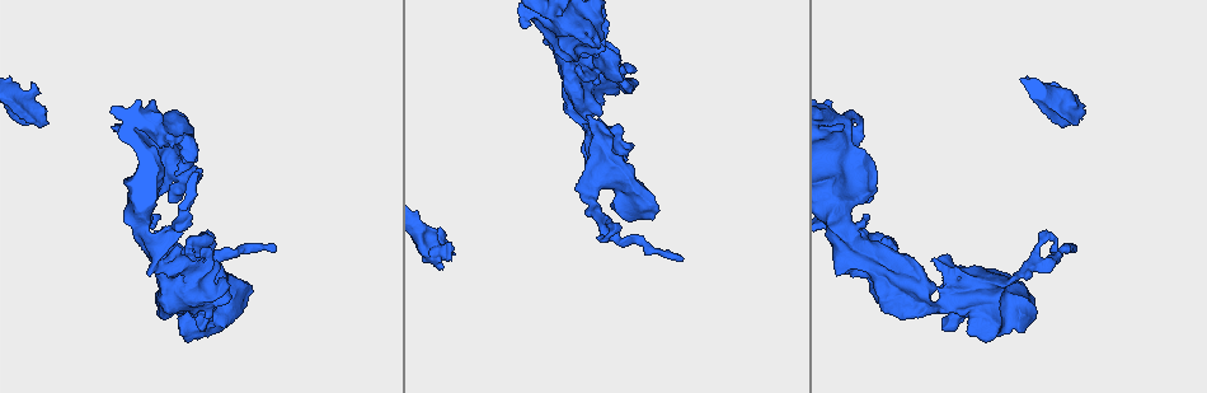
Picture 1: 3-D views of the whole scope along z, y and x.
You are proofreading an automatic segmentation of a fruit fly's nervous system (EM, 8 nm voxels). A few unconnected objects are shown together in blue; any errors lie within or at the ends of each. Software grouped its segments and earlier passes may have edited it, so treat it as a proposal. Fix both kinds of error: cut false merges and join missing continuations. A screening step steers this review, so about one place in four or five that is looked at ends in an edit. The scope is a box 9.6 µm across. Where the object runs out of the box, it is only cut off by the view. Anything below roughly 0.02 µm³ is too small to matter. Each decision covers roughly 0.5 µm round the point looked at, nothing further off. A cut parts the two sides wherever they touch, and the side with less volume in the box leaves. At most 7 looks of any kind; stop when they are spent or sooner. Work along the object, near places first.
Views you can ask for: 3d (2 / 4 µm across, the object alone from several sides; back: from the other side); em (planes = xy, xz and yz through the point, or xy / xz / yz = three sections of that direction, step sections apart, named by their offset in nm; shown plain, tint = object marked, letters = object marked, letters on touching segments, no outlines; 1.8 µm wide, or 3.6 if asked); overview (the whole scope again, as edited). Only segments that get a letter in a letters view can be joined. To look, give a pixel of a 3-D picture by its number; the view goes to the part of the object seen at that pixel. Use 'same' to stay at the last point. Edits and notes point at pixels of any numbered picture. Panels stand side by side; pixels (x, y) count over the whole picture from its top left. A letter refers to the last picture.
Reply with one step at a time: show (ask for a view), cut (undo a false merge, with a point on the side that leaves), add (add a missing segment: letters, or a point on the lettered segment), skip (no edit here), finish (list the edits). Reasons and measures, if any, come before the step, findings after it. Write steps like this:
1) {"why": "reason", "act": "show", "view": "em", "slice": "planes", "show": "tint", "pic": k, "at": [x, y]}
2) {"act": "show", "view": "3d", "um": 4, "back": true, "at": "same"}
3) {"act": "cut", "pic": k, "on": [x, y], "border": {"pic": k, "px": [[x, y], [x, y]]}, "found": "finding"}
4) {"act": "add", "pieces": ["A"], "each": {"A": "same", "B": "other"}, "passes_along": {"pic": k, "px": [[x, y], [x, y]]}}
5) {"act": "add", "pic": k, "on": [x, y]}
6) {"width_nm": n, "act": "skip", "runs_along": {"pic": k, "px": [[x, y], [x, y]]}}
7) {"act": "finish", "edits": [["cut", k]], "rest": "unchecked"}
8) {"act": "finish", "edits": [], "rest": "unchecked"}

{"act": "show", "view": "em", "slice": "planes", "show": "letters", "pic": 1, "at": [32, 81]}

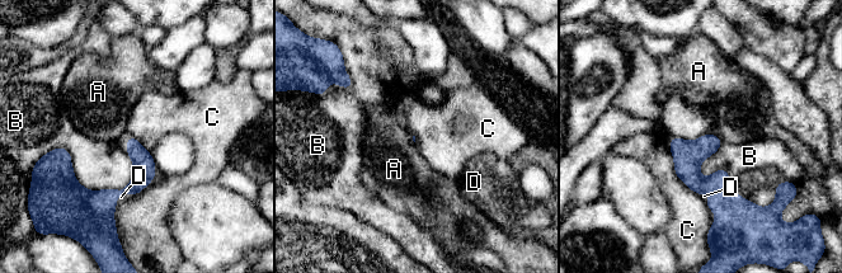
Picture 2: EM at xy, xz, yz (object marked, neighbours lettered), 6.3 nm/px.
{"act": "add", "pieces": ["D"], "each": {"A": "other", "B": "other", "C": "other", "D": "same"}, "passes_along": {"pic": 2, "px": [[739, 222], [714, 192], [704, 196]]}, "found": "it goes on there"}

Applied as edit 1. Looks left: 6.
{"why": "arms run side by side", "act": "show", "view": "em", "slice": "planes", "show": "tint", "pic": 1, "at": [936, 303]}

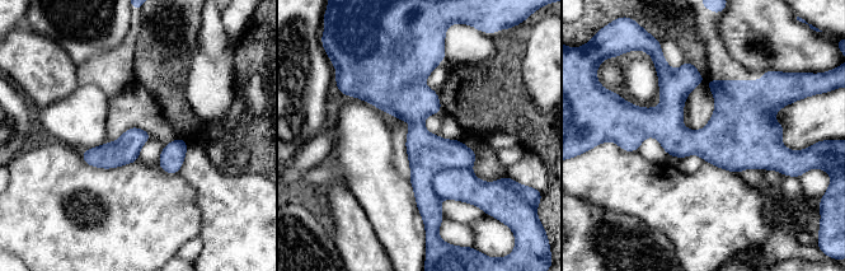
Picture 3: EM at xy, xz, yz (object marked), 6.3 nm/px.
{"why": "see the neighbours", "act": "show", "view": "em", "slice": "planes", "show": "letters", "at": "same"}

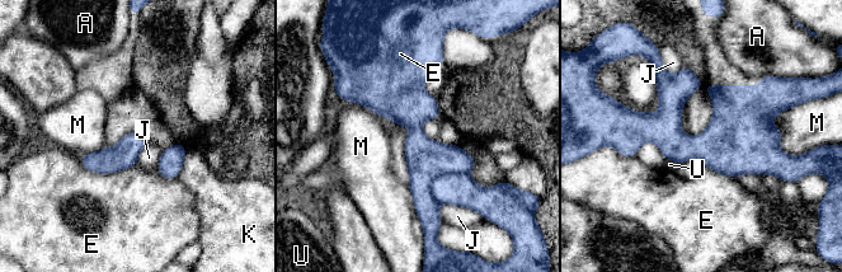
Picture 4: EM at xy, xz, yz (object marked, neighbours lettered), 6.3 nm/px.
{"width_nm": 170, "act": "skip", "each": {"A": "other", "E": "other", "J": "other", "K": "other", "M": "other", "U": "other"}, "runs_along": {"pic": 4, "px": [[412, 64], [424, 216]]}, "found": "one cell here"}

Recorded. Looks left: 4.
{"why": "branch stops here", "act": "show", "view": "3d", "um": 4, "back": true, "pic": 1, "at": [679, 258]}

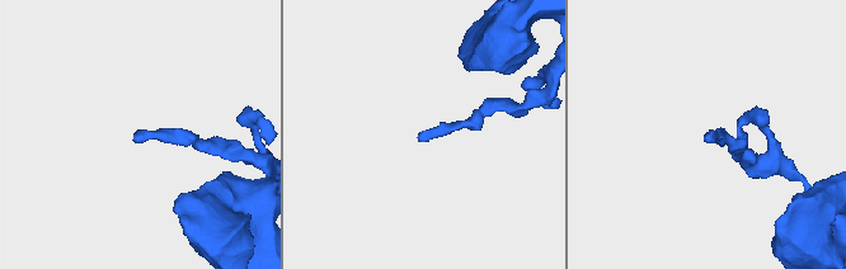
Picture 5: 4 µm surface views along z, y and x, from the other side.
{"why": "need the tissue", "act": "show", "view": "em", "slice": "yz", "step": 16, "show": "letters", "pic": 5, "at": [422, 138]}

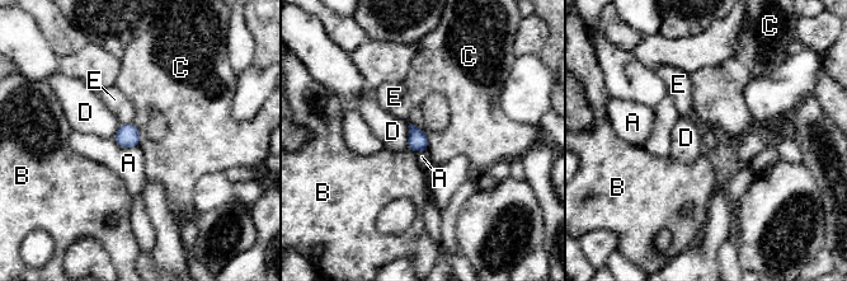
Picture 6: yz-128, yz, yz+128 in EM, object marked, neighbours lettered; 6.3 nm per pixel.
{"act": "show", "view": "em", "slice": "planes", "show": "letters", "at": "same"}

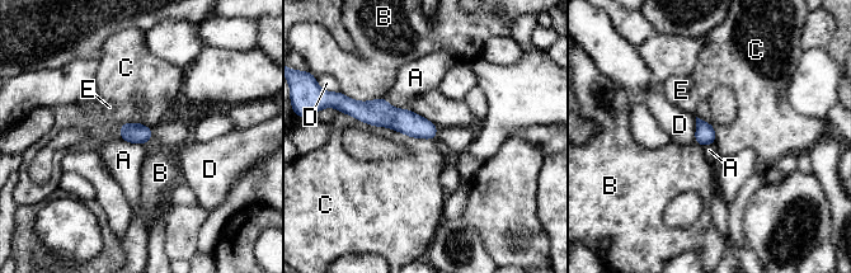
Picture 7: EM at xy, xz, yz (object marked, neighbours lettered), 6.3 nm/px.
{"width_nm": 130, "act": "skip", "each": {"A": "other", "B": "other", "C": "other", "D": "other", "E": "other"}, "border": {"pic": 7, "px": [[341, 111], [371, 125], [433, 140]]}, "found": "no lettered segment goes on from it"}

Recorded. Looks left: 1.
{"act": "finish", "edits": [["add", 2]], "rest": "unchecked"}

